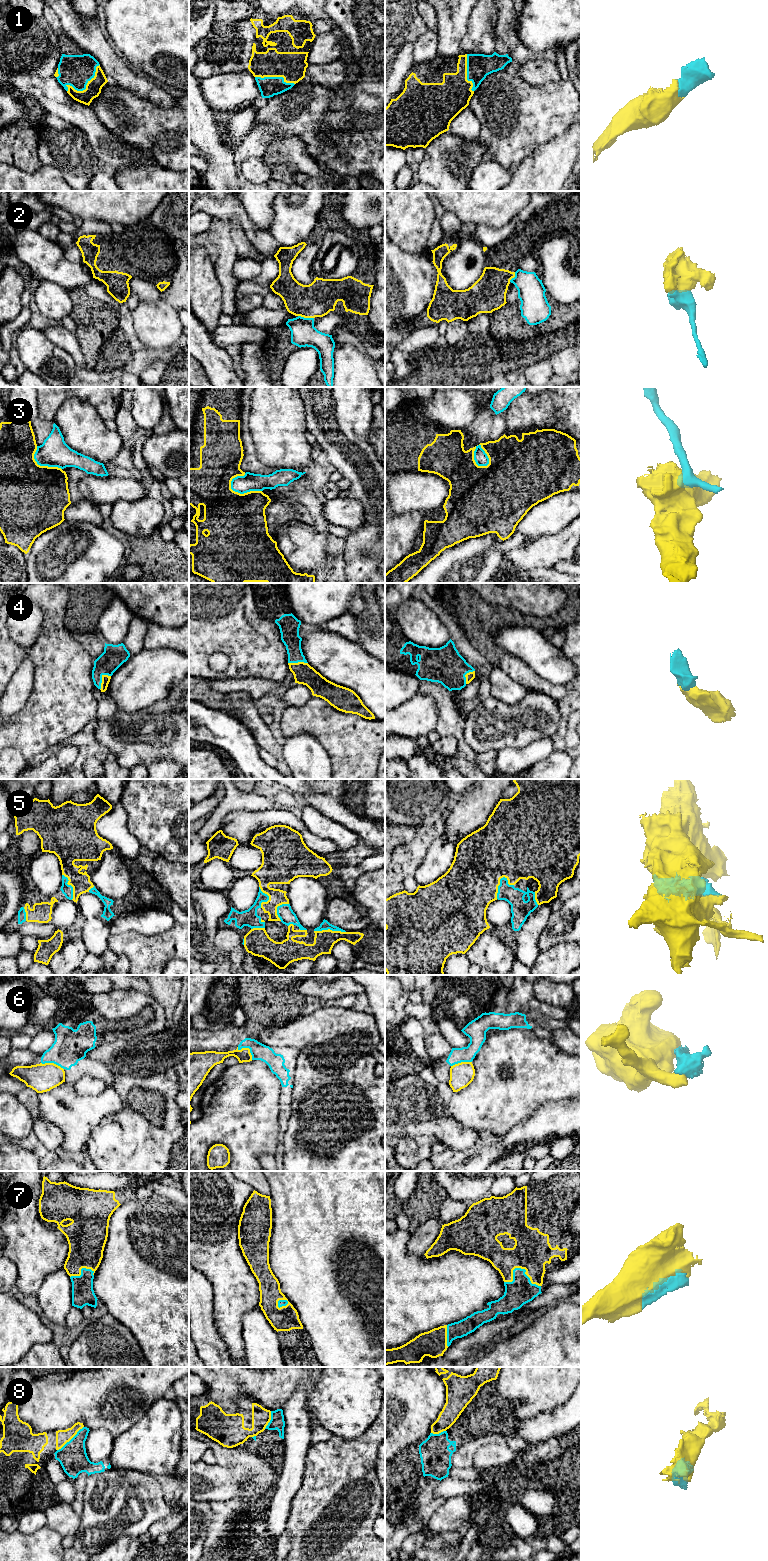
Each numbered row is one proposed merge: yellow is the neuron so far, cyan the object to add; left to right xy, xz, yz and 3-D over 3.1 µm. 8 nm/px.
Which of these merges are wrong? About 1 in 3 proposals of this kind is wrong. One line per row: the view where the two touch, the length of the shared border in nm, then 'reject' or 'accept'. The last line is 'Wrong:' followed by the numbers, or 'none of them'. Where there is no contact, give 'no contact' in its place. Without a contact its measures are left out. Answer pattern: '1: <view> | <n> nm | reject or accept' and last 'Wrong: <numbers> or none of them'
1: xy | 340 nm | accept
2: xz | 130 nm | reject
3: xz | 260 nm | reject
4: xy | 150 nm | accept
5: yz | 200 nm | accept
6: xz | 160 nm | reject
7: yz | 300 nm | accept
8: xy | 300 nm | reject
Wrong: 2, 3, 6, 8

